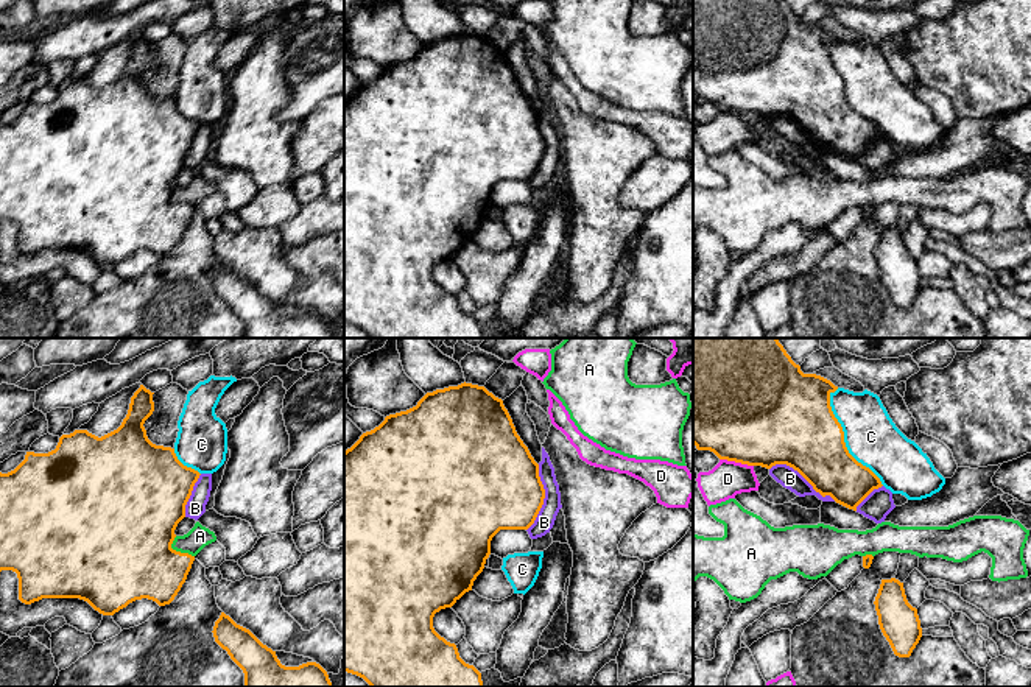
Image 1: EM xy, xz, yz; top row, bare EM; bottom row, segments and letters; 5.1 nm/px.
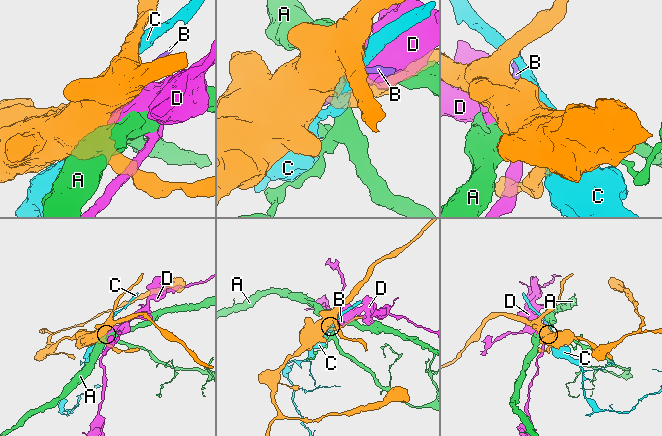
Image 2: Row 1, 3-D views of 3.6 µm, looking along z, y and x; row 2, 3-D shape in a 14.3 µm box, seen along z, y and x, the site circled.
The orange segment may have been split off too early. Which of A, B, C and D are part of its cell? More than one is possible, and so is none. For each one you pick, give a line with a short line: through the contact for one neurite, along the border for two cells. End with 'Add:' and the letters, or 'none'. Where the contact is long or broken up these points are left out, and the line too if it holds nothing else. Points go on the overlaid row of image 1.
Add: none

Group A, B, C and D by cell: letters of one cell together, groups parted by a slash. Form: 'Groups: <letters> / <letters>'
Groups: A / B / C / D

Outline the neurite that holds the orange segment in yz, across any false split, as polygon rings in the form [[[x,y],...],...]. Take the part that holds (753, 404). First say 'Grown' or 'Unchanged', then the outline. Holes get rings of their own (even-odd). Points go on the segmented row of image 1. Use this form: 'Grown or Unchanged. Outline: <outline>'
Unchanged. Outline: [[[693,338],[693,444],[720,460],[771,469],[786,464],[797,470],[816,492],[857,511],[857,506],[881,488],[880,478],[847,450],[844,432],[830,407],[835,393],[830,380],[804,374],[777,338]]]

